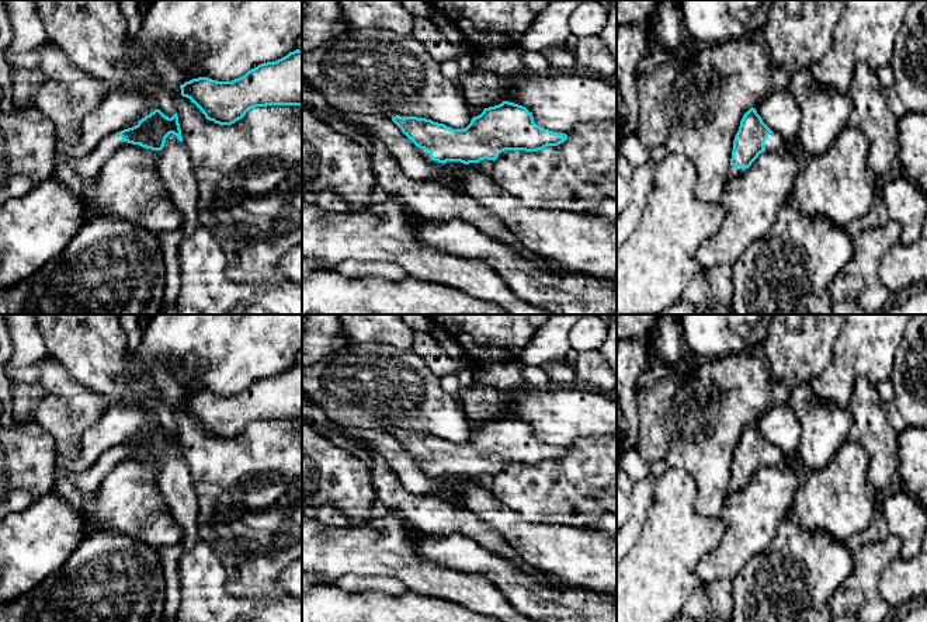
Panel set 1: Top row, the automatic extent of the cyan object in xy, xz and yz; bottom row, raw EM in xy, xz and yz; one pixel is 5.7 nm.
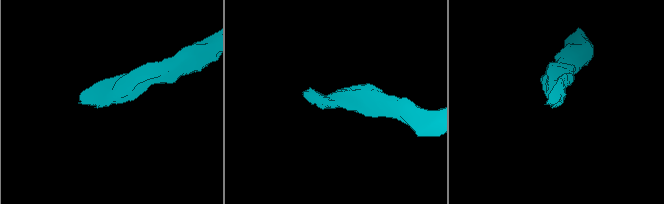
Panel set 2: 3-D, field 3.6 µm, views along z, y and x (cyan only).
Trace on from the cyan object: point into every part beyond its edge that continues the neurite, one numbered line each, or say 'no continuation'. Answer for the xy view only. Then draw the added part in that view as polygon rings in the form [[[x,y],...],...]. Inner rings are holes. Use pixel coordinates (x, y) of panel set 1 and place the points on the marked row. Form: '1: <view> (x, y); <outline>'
1: xy (89, 167); [[[110,135],[84,159],[69,160],[70,167],[84,180],[93,181],[103,164],[121,147],[124,139],[119,135]]]

